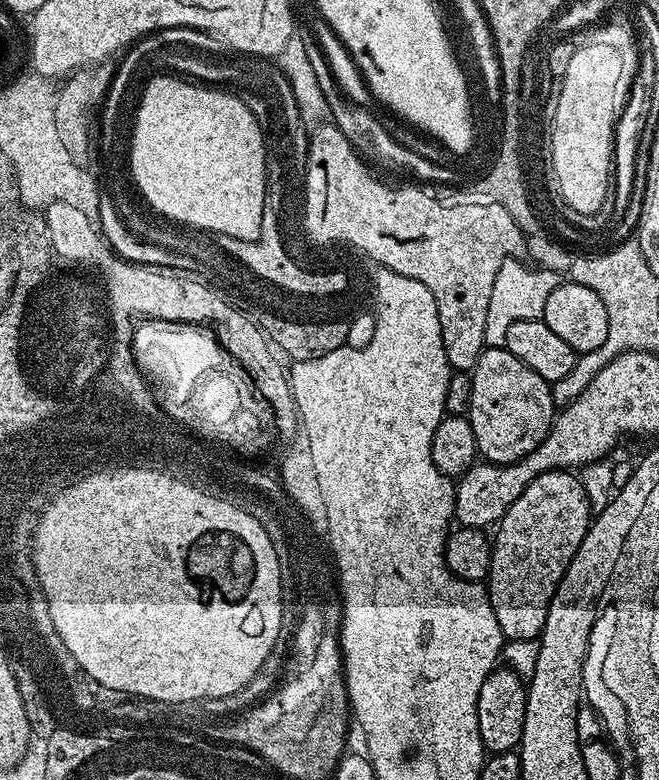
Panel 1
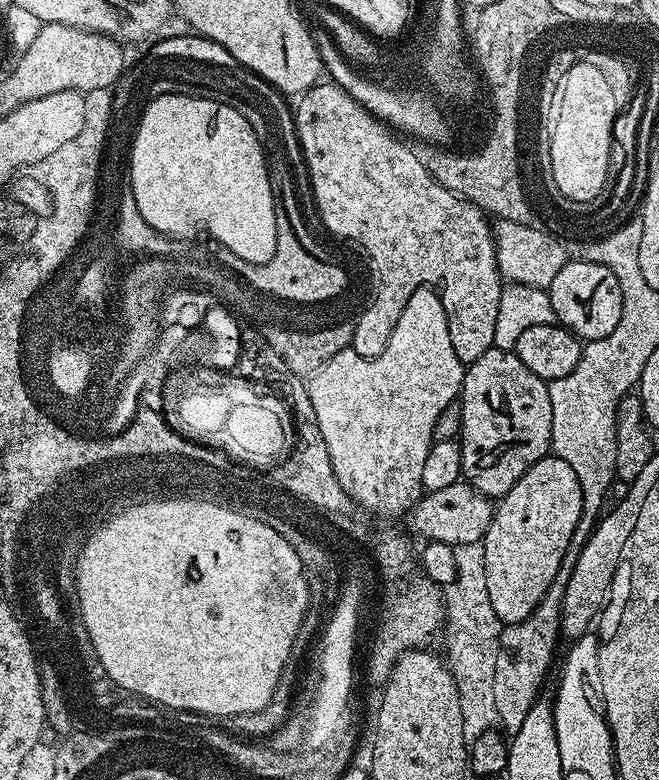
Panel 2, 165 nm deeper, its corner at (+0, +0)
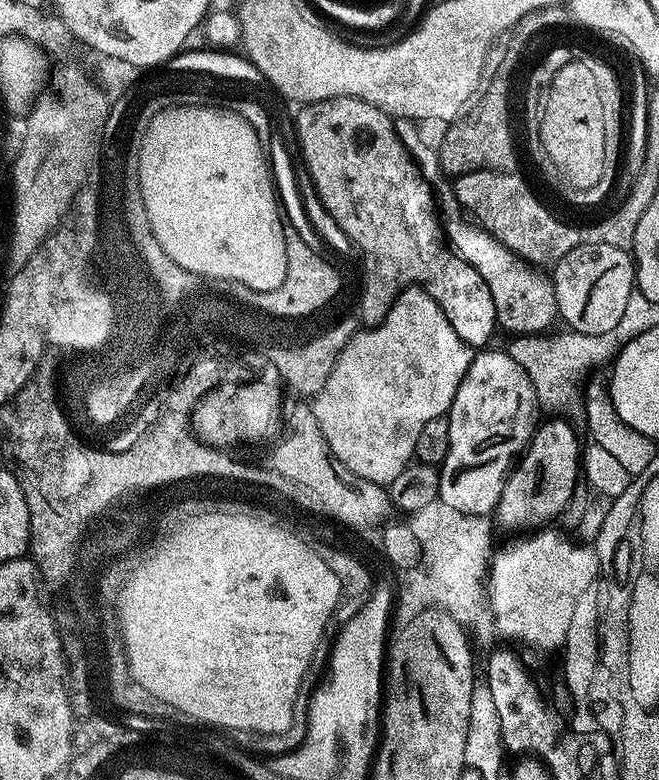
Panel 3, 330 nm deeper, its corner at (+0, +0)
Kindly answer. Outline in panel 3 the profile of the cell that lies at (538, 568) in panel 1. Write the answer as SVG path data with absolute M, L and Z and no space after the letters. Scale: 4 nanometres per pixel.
M561 419L548 420L539 425L536 431L532 433L532 441L524 449L519 457L518 463L513 467L507 482L504 483L502 490L502 498L497 504L494 513L495 519L504 528L534 528L530 530L540 530L548 524L552 519L563 517L564 509L572 502L572 496L576 493L578 487L577 478L582 472L582 445L576 437L575 432L568 424L562 424Z

